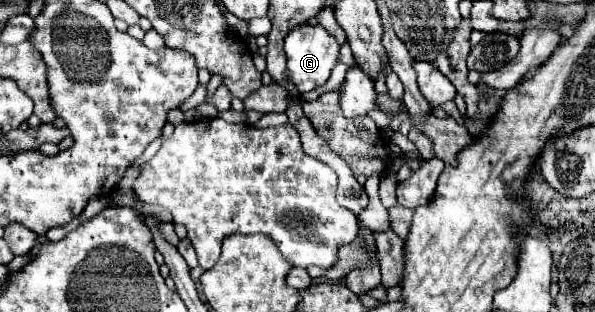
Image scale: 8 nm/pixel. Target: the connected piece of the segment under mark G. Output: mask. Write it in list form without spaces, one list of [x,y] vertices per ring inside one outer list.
[[[302,23],[286,35],[284,51],[288,57],[286,71],[290,75],[290,81],[296,85],[296,89],[300,93],[306,93],[306,91],[314,91],[316,87],[320,87],[328,81],[330,71],[338,63],[338,57],[340,57],[340,43],[322,25]]]

